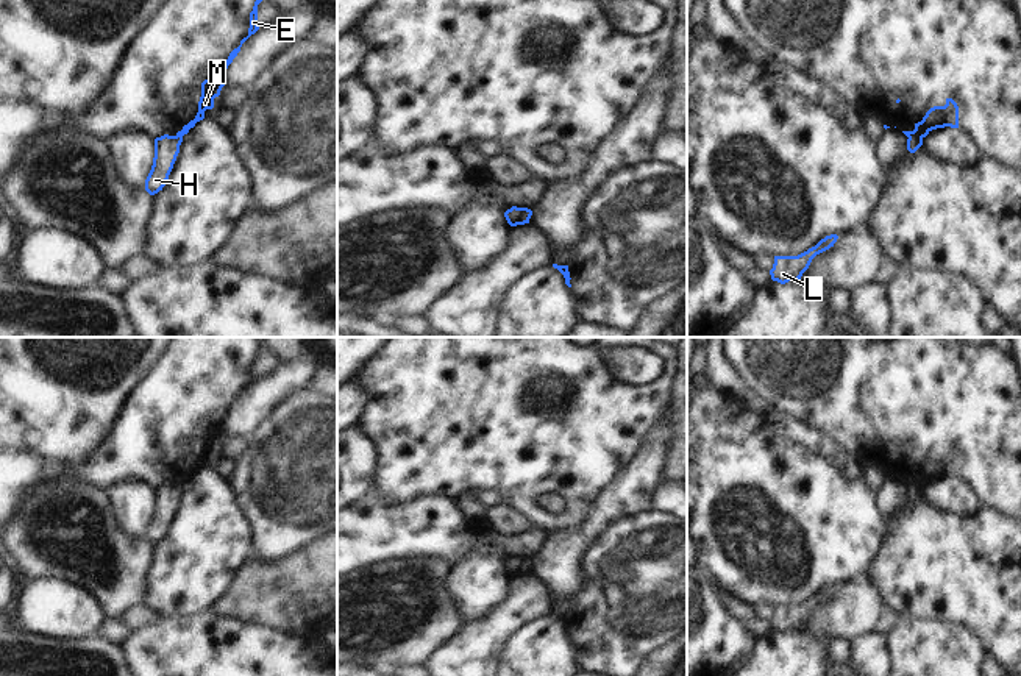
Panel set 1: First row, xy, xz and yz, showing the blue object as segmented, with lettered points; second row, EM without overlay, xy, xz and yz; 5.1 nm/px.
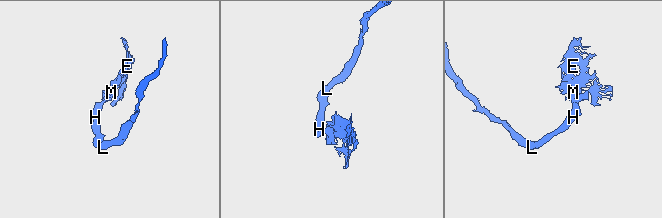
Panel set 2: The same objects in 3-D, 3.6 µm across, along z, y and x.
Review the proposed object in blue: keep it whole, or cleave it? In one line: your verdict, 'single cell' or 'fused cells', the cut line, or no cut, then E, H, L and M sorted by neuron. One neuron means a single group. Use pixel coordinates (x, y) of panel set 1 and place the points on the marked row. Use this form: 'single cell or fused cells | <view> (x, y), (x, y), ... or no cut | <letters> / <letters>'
fused cells | yz (909, 136), (921, 139) | E M / H L

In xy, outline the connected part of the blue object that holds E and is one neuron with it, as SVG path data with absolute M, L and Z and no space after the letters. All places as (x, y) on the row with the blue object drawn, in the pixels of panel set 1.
M256 0L256 2L254 2L254 6L253 6L253 11L250 12L248 36L244 37L244 39L240 41L240 45L229 53L229 56L228 56L223 69L222 69L212 80L205 80L205 81L201 83L201 97L200 97L200 101L198 101L198 112L197 112L197 116L195 116L194 120L190 120L187 125L183 126L181 131L176 133L178 137L183 137L184 134L187 134L189 130L194 128L197 122L203 120L206 109L212 109L212 108L214 108L214 98L220 95L220 91L222 91L222 87L223 87L225 83L226 83L226 69L228 69L228 66L233 62L233 59L234 59L234 58L237 56L237 53L240 52L242 44L244 44L251 34L254 34L254 33L259 30L259 27L258 27L258 5L259 5L261 2L262 2L262 0Z

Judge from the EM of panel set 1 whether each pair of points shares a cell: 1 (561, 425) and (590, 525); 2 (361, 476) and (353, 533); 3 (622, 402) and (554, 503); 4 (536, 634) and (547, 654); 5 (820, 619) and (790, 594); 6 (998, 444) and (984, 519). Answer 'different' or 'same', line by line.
1: different
2: different
3: different
4: same
5: different
6: different

